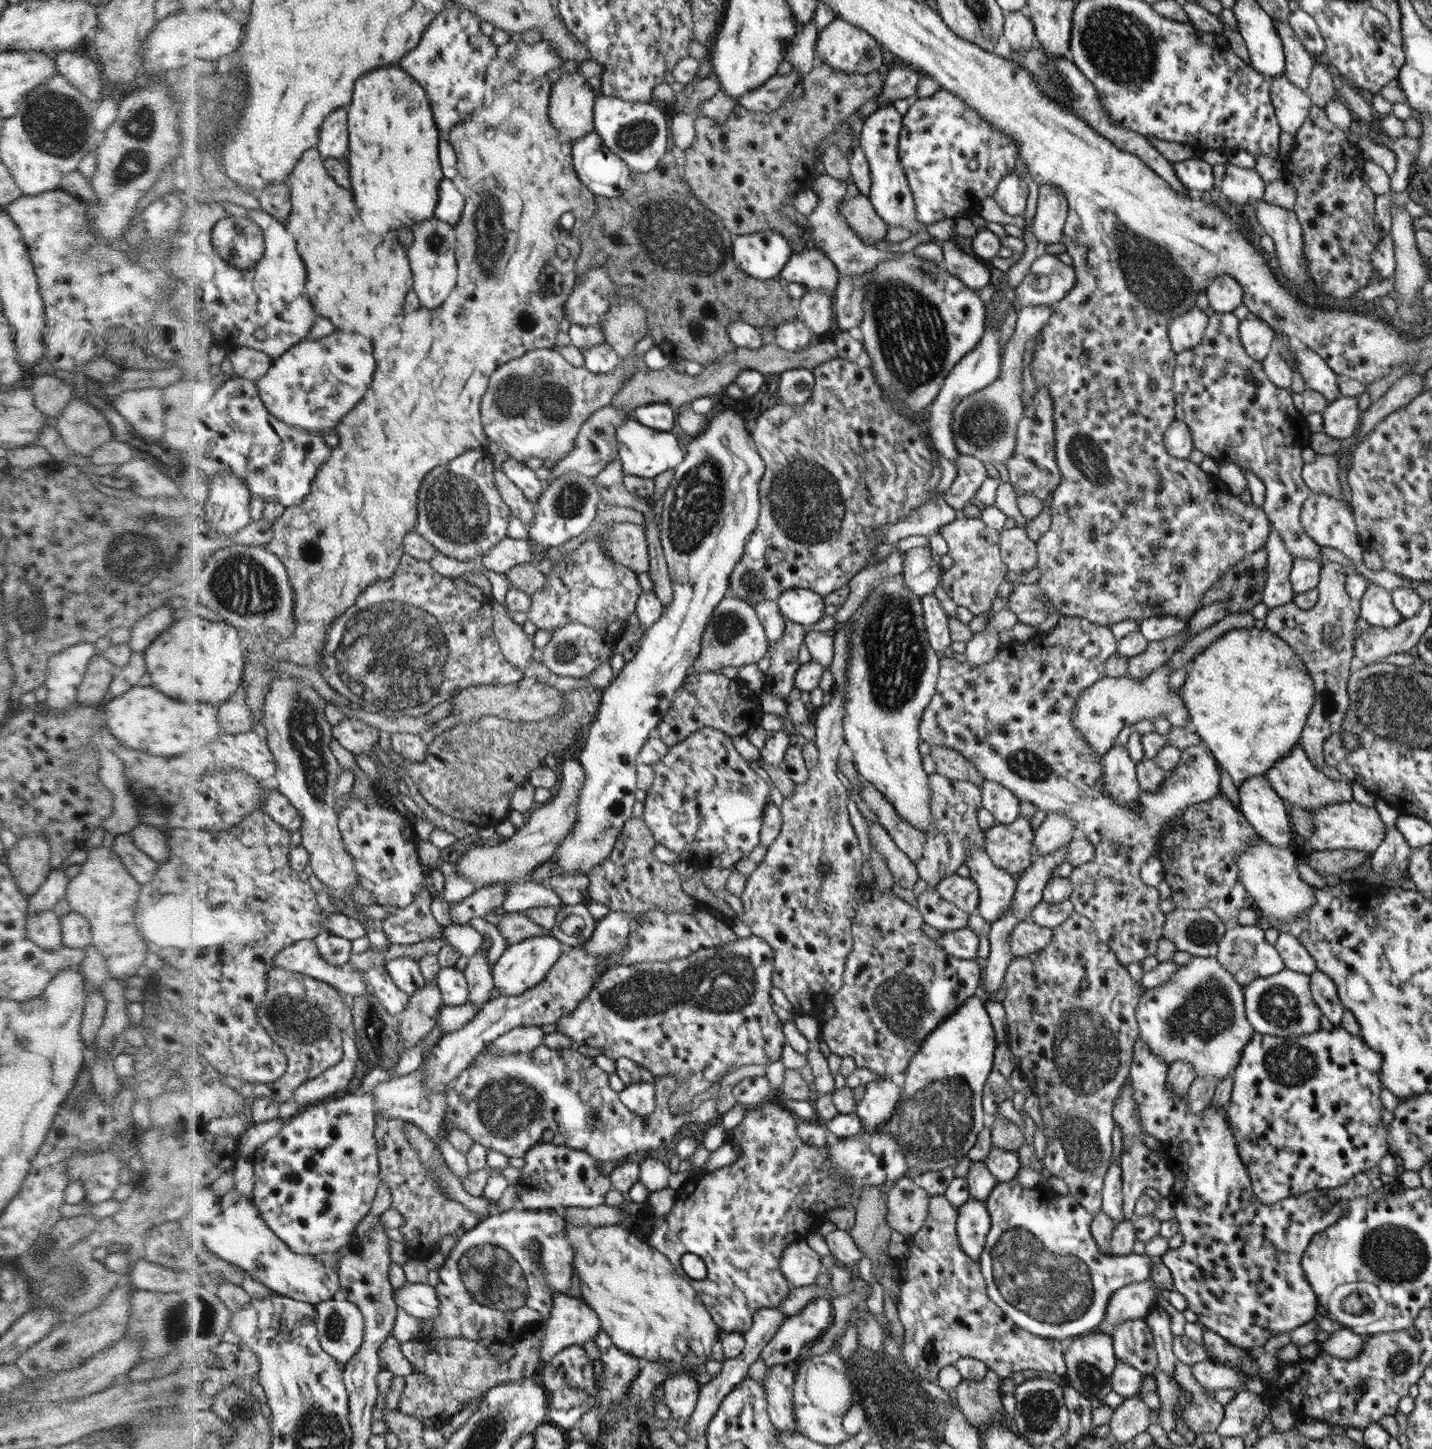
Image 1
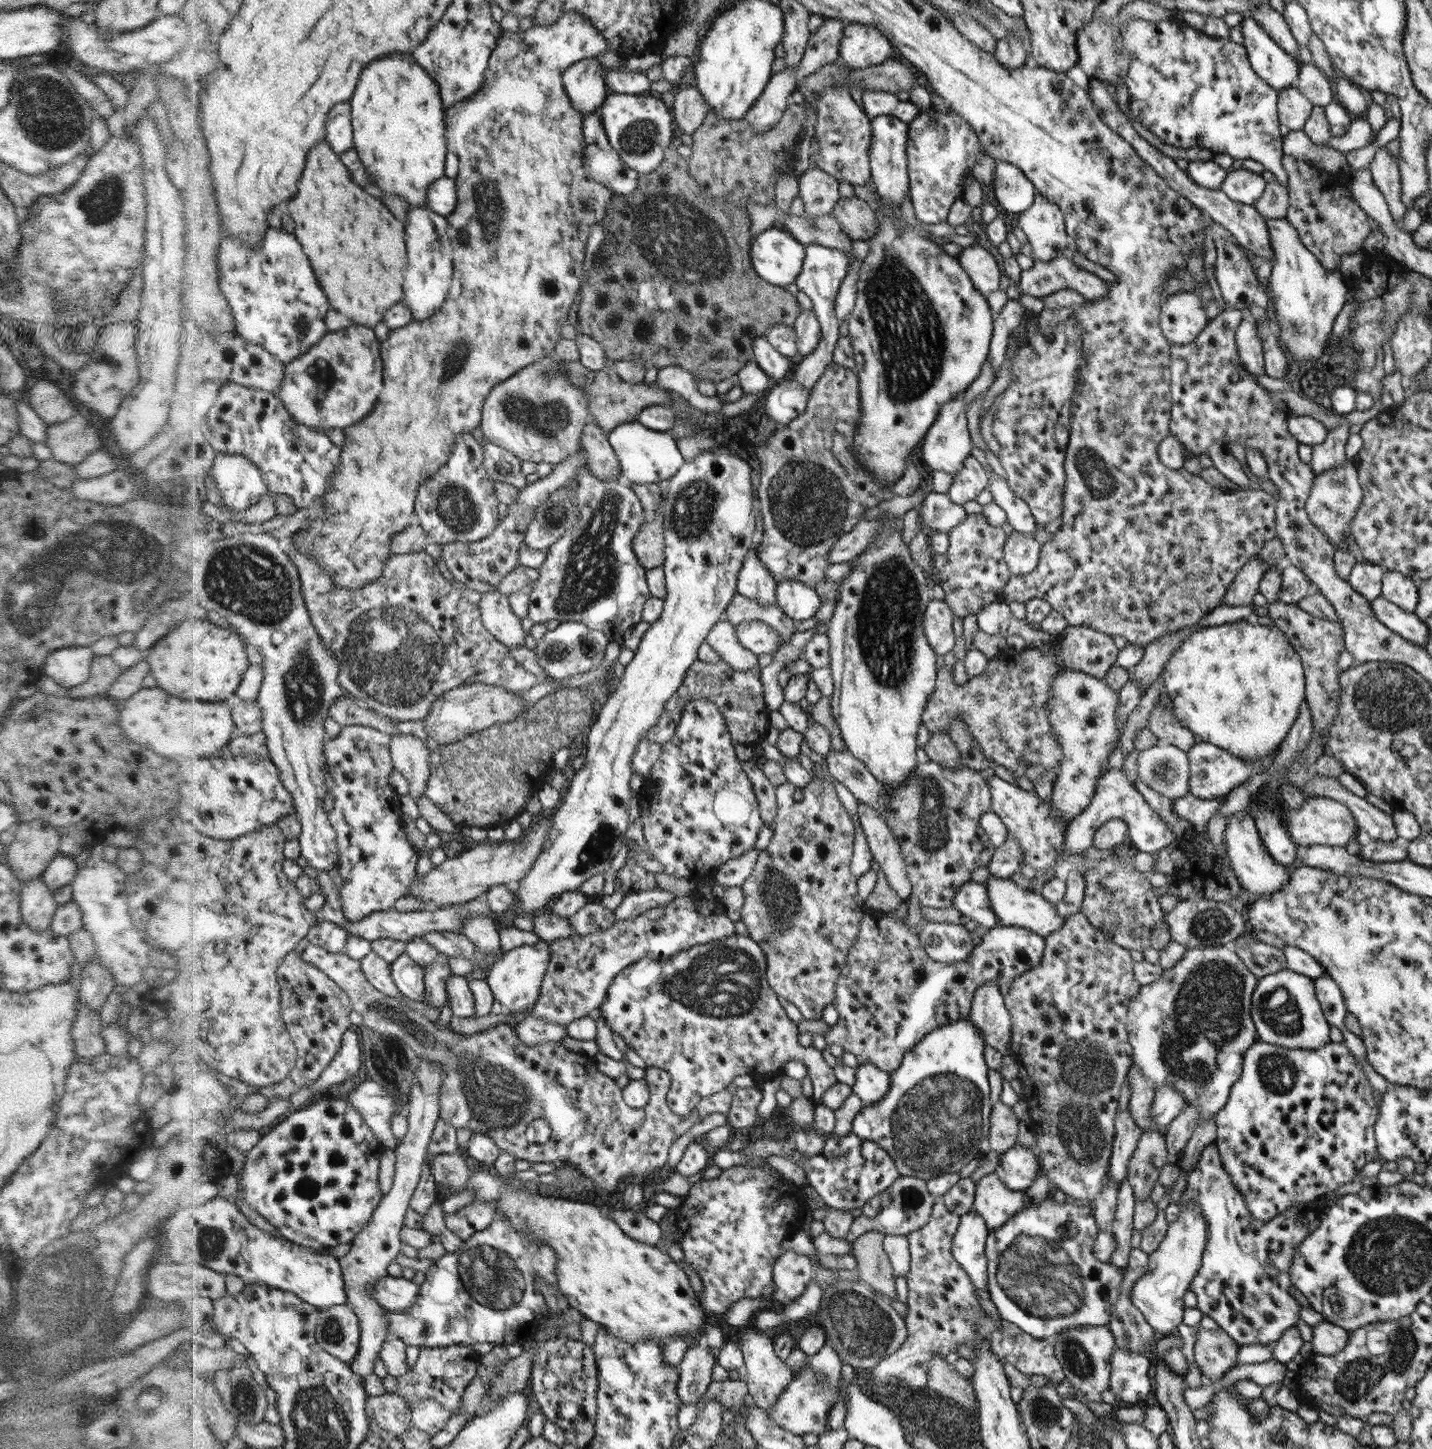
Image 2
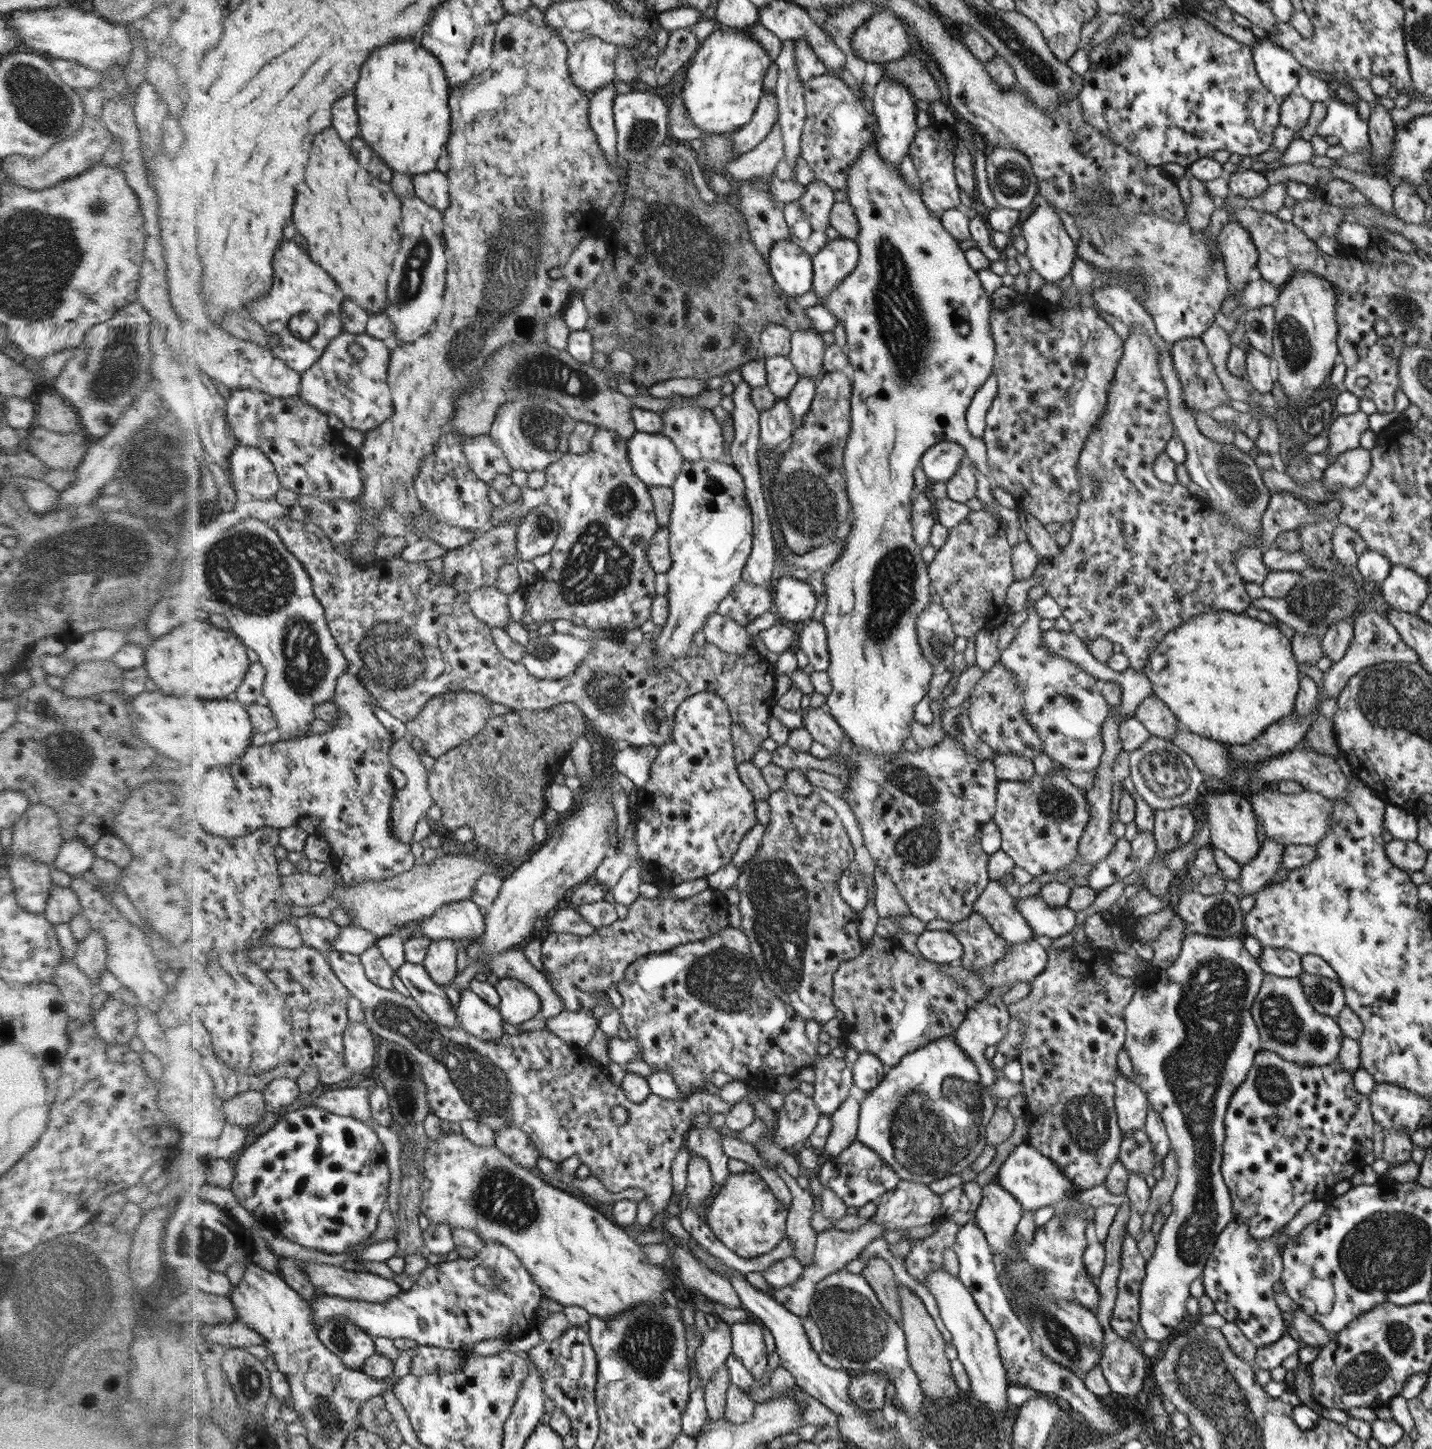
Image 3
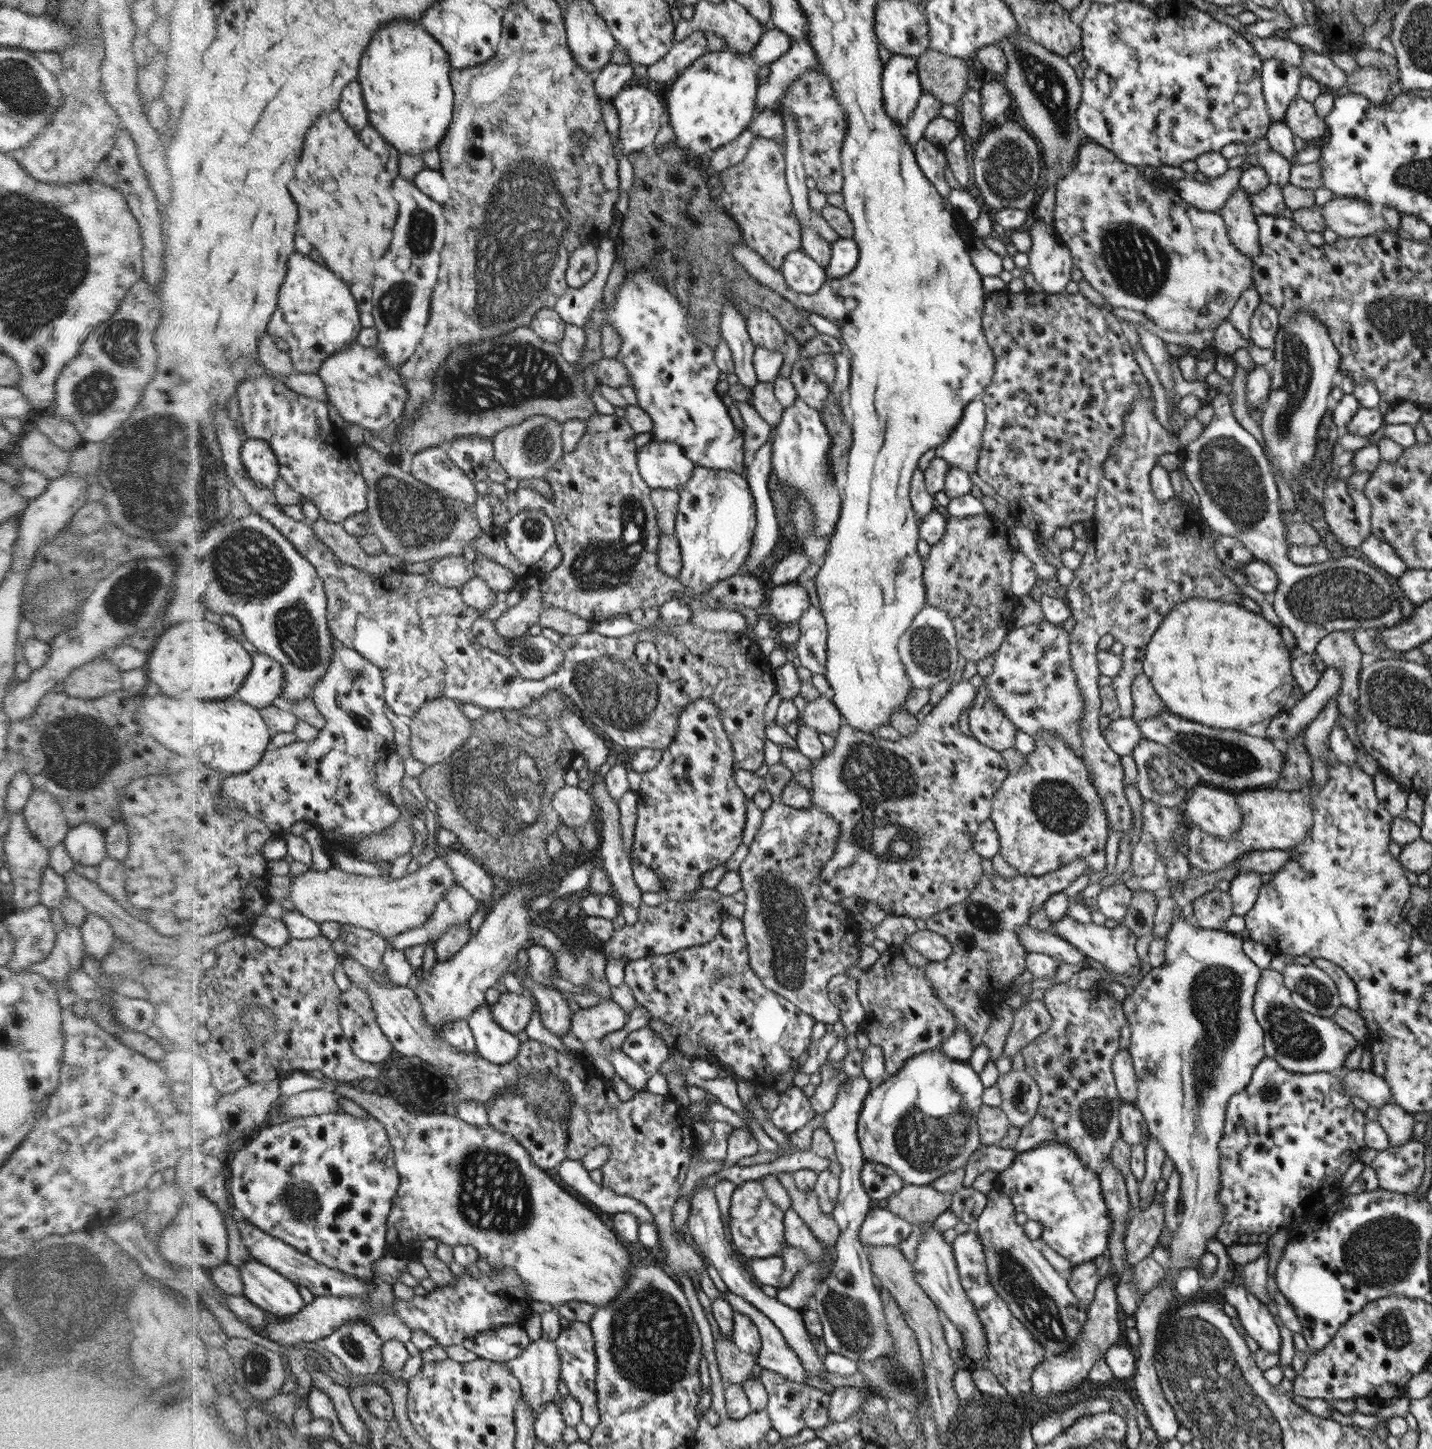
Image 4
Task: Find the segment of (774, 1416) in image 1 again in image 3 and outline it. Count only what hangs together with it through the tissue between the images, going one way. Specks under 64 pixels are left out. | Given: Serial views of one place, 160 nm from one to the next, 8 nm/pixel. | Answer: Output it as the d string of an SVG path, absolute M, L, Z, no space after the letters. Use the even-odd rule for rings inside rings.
M734 1323L731 1326L732 1353L758 1382L768 1368L769 1354L760 1323Z

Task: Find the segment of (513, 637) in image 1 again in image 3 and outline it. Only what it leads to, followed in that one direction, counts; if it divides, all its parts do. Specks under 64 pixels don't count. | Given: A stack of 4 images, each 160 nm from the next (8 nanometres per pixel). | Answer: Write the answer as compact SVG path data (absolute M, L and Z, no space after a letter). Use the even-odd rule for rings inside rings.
M483 586L469 593L469 602L474 613L491 628L506 630L510 611L507 607L507 594L499 588Z

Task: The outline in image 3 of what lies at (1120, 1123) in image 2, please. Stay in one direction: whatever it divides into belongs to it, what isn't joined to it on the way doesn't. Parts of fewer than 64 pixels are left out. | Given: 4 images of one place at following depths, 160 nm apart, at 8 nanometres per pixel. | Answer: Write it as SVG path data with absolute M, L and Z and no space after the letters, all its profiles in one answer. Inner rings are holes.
M1121 1074L1116 1078L1116 1106L1122 1134L1143 1128L1150 1108L1149 1100L1132 1079L1126 1079Z

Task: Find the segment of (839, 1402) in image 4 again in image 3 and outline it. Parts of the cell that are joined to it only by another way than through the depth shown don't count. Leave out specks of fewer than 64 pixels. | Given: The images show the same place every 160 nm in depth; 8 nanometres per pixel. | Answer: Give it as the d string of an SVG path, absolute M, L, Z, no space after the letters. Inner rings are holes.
M864 1372L863 1376L853 1376L846 1394L864 1412L882 1410L885 1390L892 1378L888 1372Z

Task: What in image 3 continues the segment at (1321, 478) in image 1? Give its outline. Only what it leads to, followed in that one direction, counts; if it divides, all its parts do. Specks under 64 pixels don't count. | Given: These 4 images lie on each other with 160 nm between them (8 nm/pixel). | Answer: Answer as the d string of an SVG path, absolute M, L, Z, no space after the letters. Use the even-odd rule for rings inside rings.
M1358 410L1354 414L1335 417L1332 426L1325 432L1330 441L1325 455L1332 462L1339 454L1359 448L1362 433L1369 430L1369 416Z

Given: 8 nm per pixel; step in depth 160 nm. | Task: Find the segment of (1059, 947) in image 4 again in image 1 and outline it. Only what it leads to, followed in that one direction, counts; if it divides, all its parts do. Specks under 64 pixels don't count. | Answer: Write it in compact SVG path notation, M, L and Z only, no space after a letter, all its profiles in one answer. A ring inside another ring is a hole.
M957 873L951 874L940 882L937 894L968 915L978 914L980 892L971 878L962 878Z

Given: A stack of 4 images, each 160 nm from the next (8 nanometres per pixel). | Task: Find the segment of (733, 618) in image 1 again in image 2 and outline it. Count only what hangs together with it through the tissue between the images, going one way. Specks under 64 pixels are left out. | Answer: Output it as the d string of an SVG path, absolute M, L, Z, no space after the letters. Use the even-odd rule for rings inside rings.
M746 621L734 627L738 642L756 656L774 655L777 652L780 636L776 629L768 626L767 623Z

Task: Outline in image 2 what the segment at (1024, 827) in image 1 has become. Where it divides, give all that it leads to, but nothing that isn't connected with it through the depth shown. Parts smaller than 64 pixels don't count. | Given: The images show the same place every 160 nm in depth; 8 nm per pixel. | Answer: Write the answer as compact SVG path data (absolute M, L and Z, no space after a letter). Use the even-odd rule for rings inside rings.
M1008 834L1008 838L995 849L995 854L987 864L989 874L994 878L1006 880L1016 874L1024 862L1023 851L1016 837Z

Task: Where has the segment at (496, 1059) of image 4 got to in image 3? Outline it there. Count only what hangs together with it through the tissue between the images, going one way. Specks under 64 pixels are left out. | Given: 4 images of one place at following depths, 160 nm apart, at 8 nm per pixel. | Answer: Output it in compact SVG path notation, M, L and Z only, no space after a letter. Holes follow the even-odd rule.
M461 990L460 1001L454 1011L461 1029L470 1036L485 1041L497 1041L504 1036L500 1011L486 1004L473 990Z

